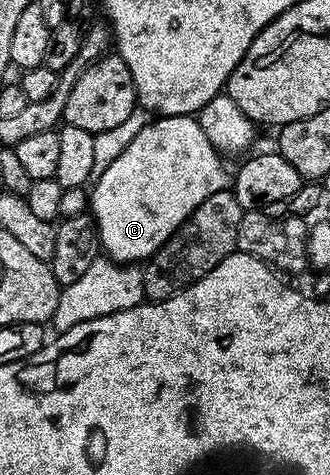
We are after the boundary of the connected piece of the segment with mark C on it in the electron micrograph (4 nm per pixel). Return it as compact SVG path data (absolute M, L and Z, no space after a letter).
M162 115L154 118L143 129L139 129L135 141L131 141L131 145L127 145L127 149L123 149L123 153L119 153L119 157L115 157L115 161L111 161L111 165L107 165L104 172L96 176L91 187L91 216L97 225L100 246L104 254L118 265L141 265L149 260L177 232L179 225L183 225L183 221L187 221L187 217L191 217L191 213L195 213L195 209L199 209L199 205L207 201L207 197L226 190L231 175L230 172L225 172L221 159L223 159L222 152L211 145L207 133L203 133L200 122L192 115Z

